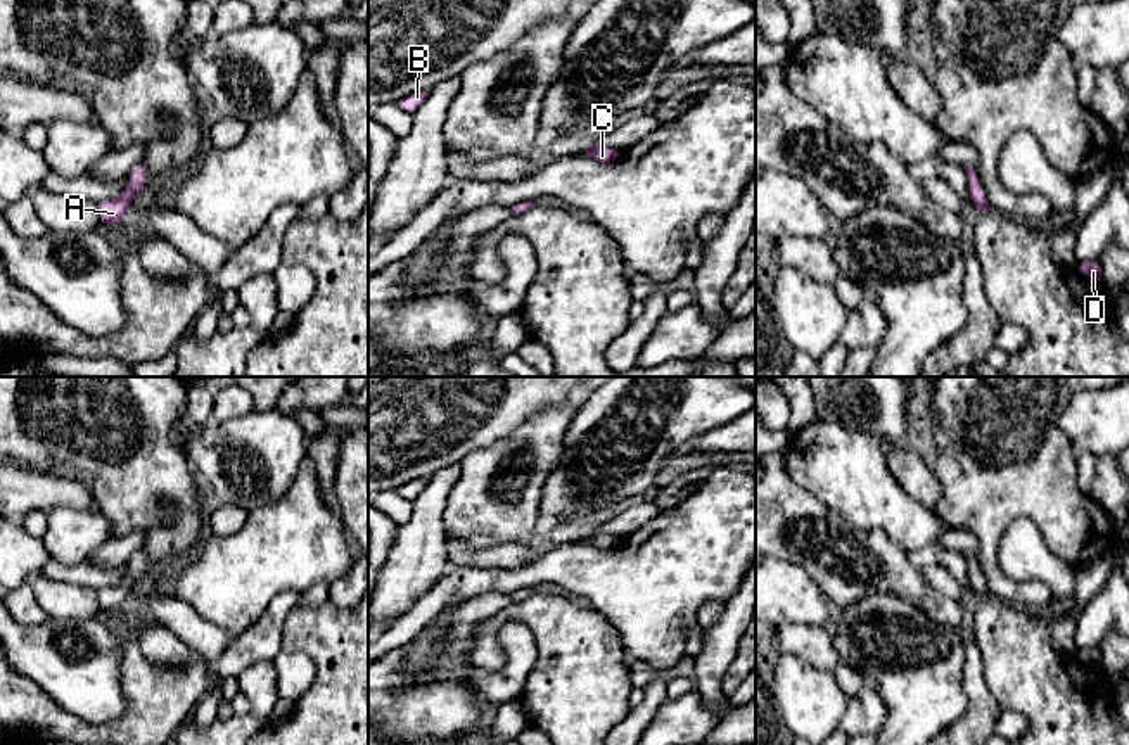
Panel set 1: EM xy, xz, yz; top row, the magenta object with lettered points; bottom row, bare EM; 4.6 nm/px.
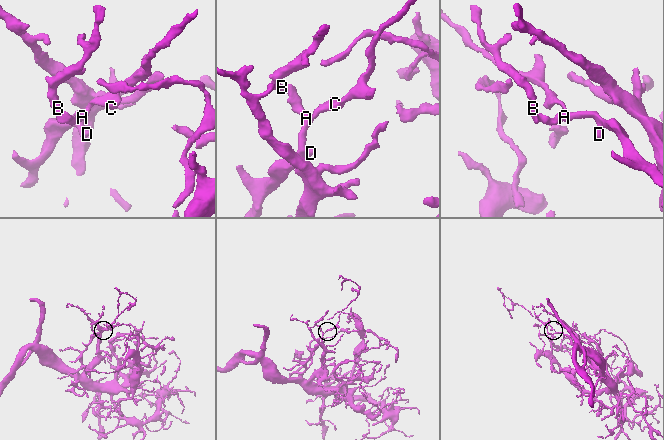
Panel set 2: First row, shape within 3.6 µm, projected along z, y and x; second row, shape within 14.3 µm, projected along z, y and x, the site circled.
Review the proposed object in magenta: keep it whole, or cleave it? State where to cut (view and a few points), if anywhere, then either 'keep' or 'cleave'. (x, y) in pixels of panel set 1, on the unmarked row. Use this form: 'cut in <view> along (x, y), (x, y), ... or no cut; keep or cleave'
no cut; keep

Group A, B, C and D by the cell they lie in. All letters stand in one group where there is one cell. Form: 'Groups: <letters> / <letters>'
Groups: A B C D

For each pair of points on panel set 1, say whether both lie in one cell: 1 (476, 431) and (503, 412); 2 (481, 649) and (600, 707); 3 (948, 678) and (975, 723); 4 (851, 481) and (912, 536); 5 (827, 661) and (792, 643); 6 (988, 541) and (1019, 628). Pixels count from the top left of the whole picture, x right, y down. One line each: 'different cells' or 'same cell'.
1: same cell
2: same cell
3: different cells
4: same cell
5: same cell
6: different cells

